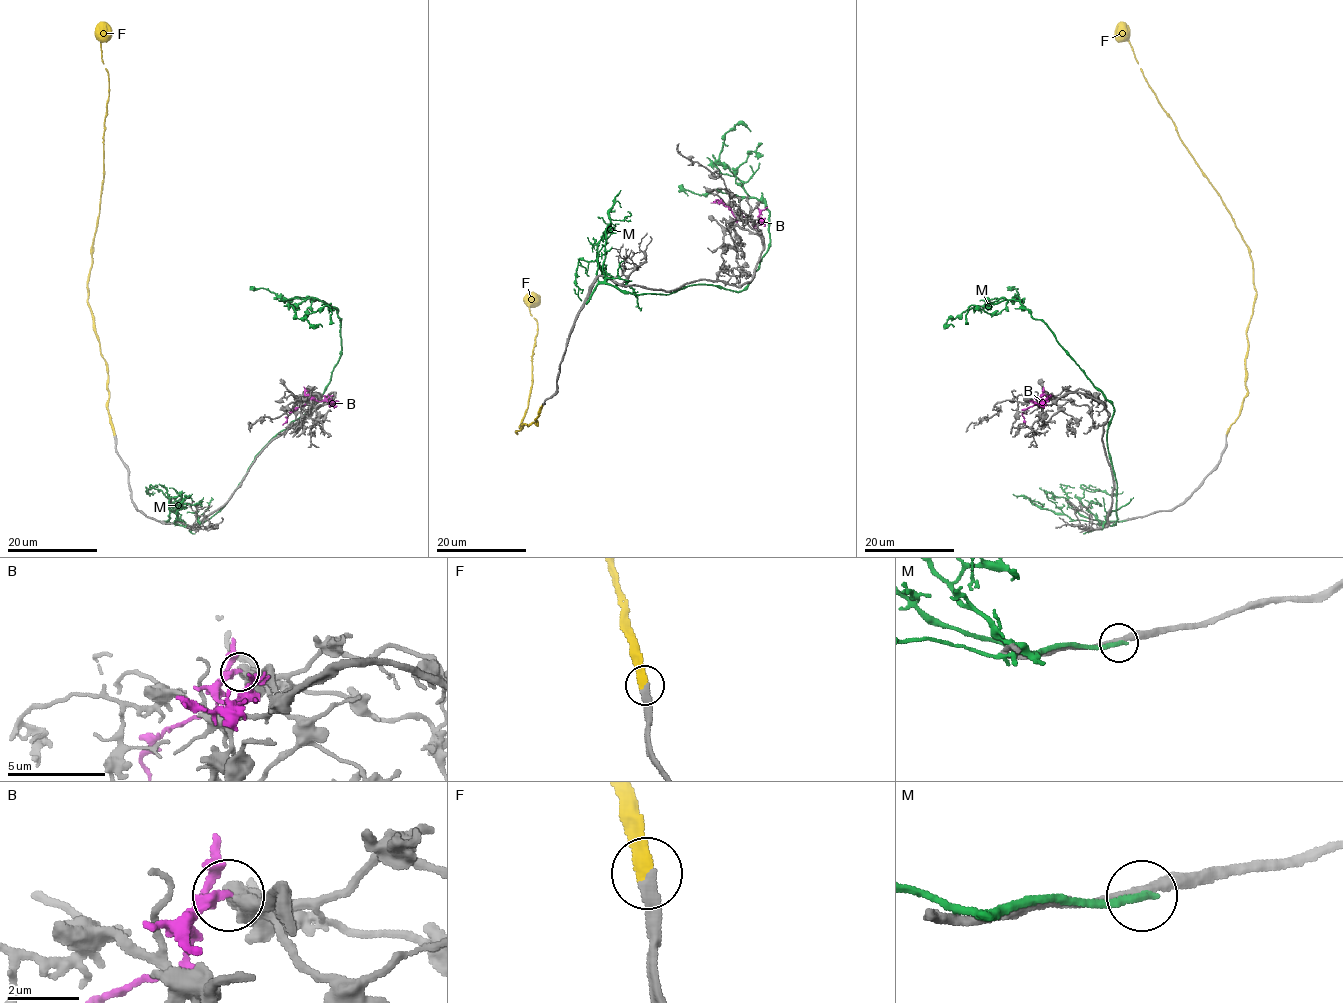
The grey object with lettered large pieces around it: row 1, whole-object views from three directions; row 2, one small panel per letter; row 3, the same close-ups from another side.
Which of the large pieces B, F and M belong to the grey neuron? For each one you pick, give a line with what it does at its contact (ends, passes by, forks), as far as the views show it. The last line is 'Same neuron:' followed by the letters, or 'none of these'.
F: it ends there
Same neuron: F

